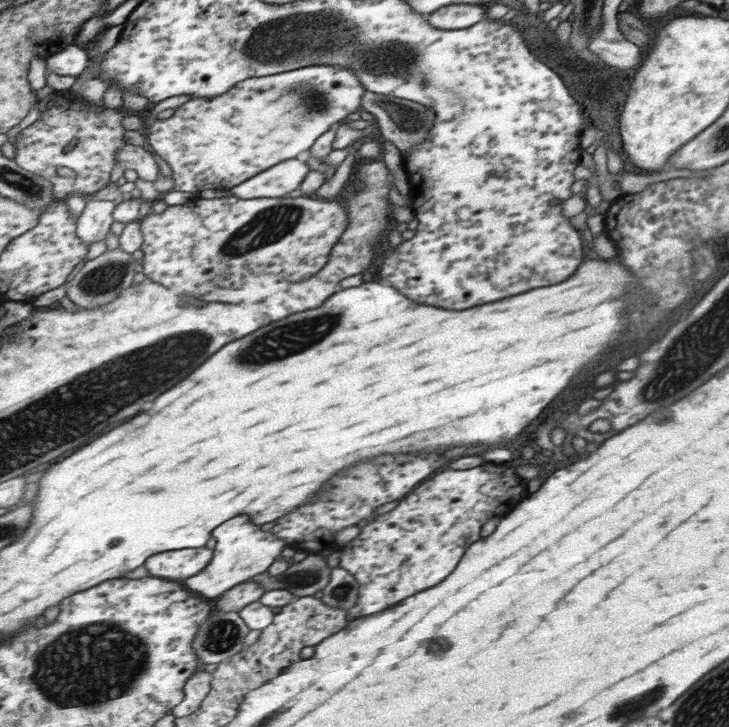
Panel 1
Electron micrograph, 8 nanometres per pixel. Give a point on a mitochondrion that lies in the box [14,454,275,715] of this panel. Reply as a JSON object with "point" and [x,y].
{"point":[104,661]}

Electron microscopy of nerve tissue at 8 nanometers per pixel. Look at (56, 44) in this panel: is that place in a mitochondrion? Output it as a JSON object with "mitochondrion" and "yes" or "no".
{"mitochondrion":"no"}

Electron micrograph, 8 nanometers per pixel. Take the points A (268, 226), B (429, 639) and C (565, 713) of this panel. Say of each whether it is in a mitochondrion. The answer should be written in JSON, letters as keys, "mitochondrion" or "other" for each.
{"A":"mitochondrion","B":"mitochondrion","C":"mitochondrion"}

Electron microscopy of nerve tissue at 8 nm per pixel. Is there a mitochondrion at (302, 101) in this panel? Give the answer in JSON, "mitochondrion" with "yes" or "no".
{"mitochondrion":"yes"}

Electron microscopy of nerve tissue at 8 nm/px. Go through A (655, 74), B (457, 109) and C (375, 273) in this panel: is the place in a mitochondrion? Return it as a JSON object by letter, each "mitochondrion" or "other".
{"A":"other","B":"mitochondrion","C":"other"}

